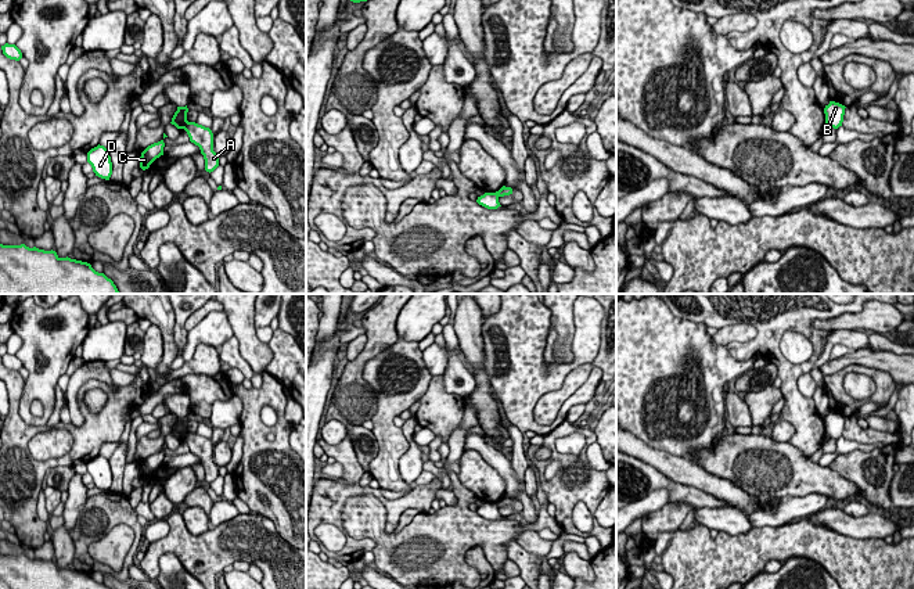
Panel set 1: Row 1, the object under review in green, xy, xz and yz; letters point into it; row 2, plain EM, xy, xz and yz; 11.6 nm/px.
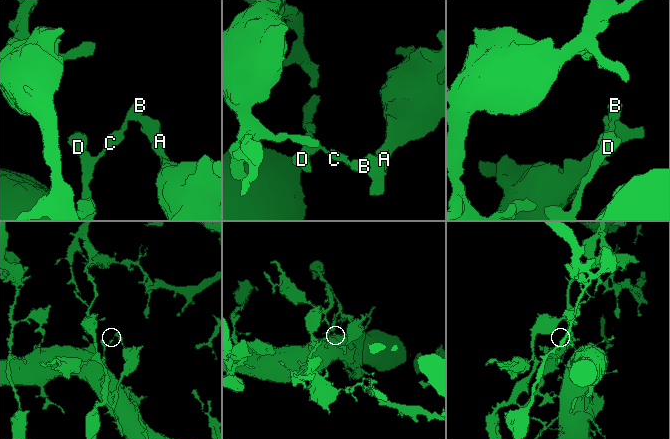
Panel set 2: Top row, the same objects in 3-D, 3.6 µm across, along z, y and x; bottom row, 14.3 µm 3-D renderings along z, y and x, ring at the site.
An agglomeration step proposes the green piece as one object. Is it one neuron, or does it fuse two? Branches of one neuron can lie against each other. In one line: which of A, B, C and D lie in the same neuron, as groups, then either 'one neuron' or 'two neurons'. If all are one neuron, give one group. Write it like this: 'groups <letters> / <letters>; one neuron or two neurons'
groups A / B C D; two neurons

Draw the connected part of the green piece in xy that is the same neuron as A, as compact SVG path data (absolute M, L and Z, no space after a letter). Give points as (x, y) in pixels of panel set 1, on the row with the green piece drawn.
M187 122L184 126L190 141L199 147L205 159L205 170L213 172L219 166L219 155L213 151L213 133L209 128L195 122Z

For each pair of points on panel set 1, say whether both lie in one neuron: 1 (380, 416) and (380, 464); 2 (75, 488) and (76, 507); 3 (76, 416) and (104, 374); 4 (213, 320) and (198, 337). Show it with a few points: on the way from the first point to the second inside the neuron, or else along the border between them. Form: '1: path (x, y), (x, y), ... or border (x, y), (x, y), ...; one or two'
1: path (384, 428), (385, 452); one
2: path (76, 492), (76, 503); one
3: path (72, 401), (74, 385), (85, 374), (89, 374); one
4: path (211, 324), (202, 333); one

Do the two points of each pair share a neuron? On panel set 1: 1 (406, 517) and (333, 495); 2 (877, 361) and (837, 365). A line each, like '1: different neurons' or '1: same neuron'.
1: different neurons
2: same neuron

